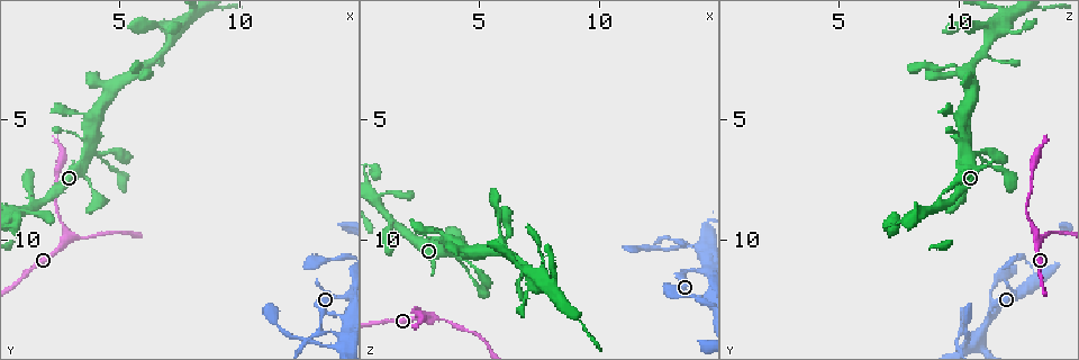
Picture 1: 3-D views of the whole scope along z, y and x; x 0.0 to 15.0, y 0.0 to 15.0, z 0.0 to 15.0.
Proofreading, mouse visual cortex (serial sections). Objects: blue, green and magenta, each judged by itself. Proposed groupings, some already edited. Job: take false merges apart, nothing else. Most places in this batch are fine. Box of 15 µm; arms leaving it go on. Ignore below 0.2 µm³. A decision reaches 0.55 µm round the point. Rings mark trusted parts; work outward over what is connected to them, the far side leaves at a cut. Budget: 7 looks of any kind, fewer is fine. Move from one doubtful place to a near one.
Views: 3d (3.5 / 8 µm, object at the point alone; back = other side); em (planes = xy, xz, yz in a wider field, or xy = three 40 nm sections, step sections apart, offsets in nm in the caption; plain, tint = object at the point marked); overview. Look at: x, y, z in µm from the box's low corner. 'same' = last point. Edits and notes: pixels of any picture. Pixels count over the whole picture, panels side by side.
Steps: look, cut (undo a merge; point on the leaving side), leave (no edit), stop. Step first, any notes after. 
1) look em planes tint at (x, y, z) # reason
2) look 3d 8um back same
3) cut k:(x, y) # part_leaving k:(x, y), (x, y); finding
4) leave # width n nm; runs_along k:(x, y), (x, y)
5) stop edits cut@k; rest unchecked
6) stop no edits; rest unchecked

look 3d 8um at (2.8, 10.0, 13.3) # arms part here

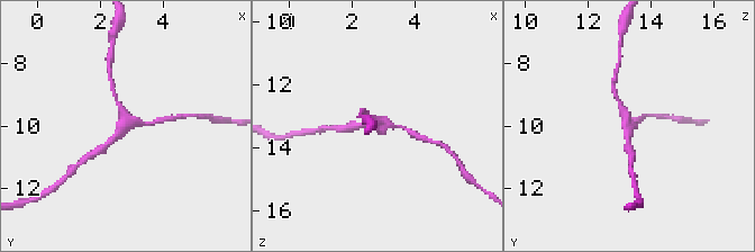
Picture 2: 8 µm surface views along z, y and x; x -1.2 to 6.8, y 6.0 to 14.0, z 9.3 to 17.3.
look em xy step 3 tint at (2.8, 10.0, 13.3) # shape alone is not enough

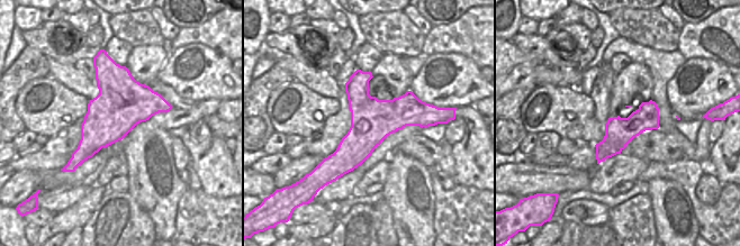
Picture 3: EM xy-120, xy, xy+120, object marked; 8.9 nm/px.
leave # width 400 nm; runs_along 2:(100, 150), (123, 131), (117, 99); one cell here

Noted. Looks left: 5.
look 3d 3.5um back at (6.2, 3.1, 9.8) # abrupt turn

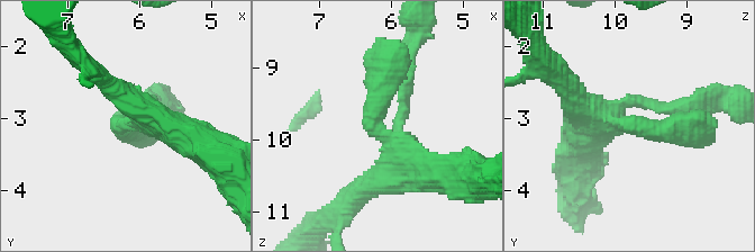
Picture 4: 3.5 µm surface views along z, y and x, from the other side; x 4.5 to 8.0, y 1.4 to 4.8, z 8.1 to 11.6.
look em xy step 3 tint at (6.25, 3.05, 9.70) # arm_widths 350, 450 nm; need the tissue

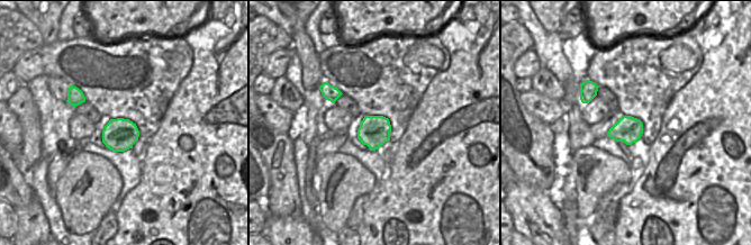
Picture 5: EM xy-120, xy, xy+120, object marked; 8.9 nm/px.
leave # runs_along 4:(424, 168), (372, 124), (403, 66); all the same cell

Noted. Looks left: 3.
look 3d 3.5um back at (14.4, 14.2, 10.6)

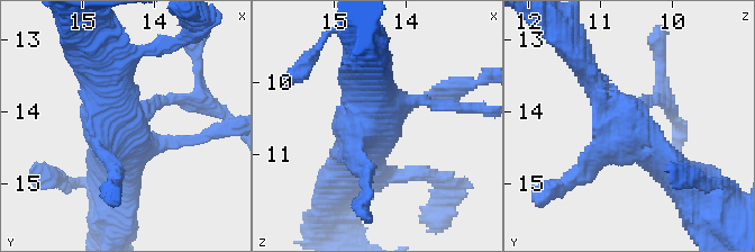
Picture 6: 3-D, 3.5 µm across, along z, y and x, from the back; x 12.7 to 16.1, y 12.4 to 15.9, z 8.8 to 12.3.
look em xy step 3 tint at (14.35, 14.15, 10.75) # now the EM

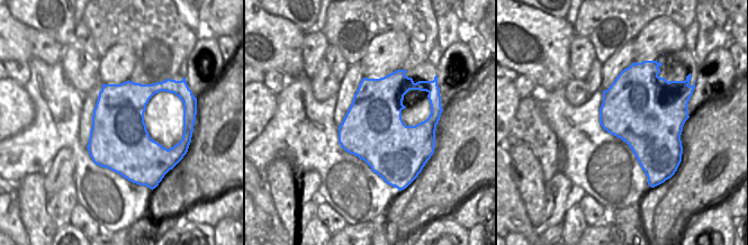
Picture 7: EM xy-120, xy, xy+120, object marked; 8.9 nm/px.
leave # runs_along 6:(581, 62), (638, 142), (651, 142); all the same cell

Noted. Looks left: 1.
stop no edits; rest unchecked

